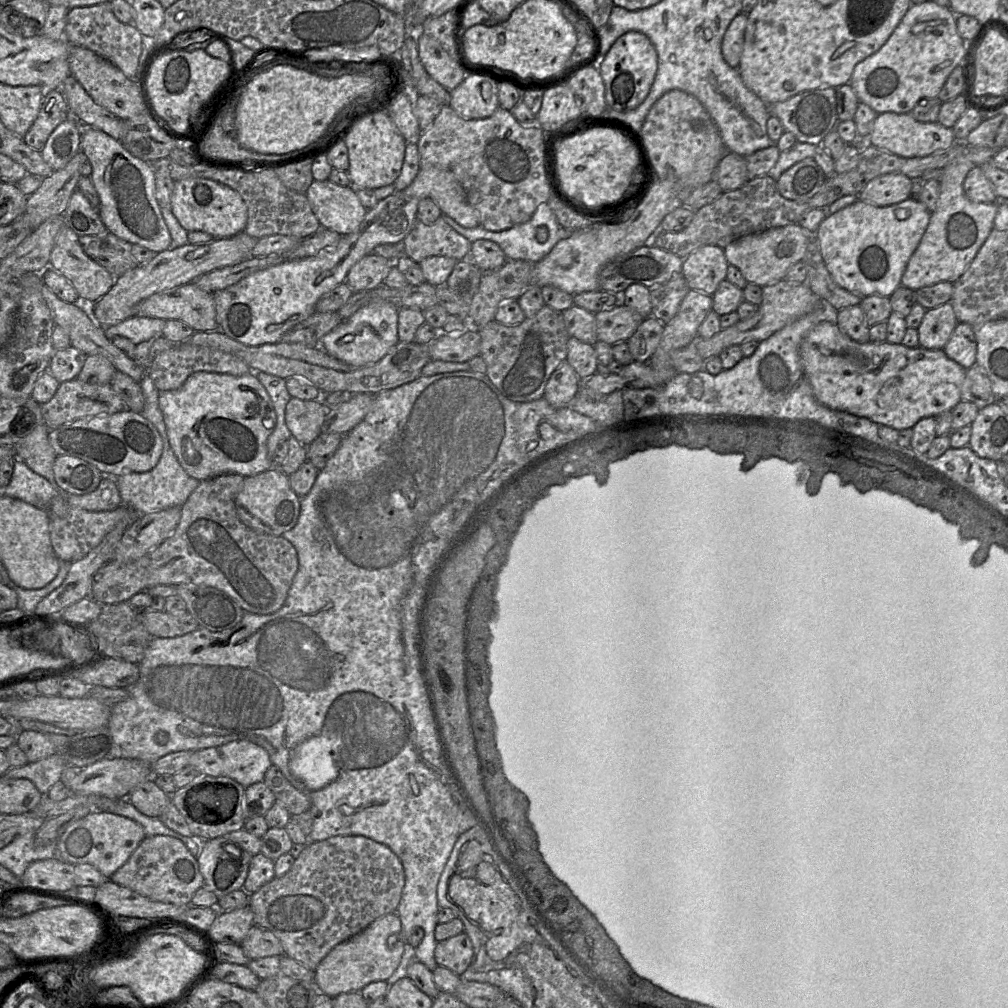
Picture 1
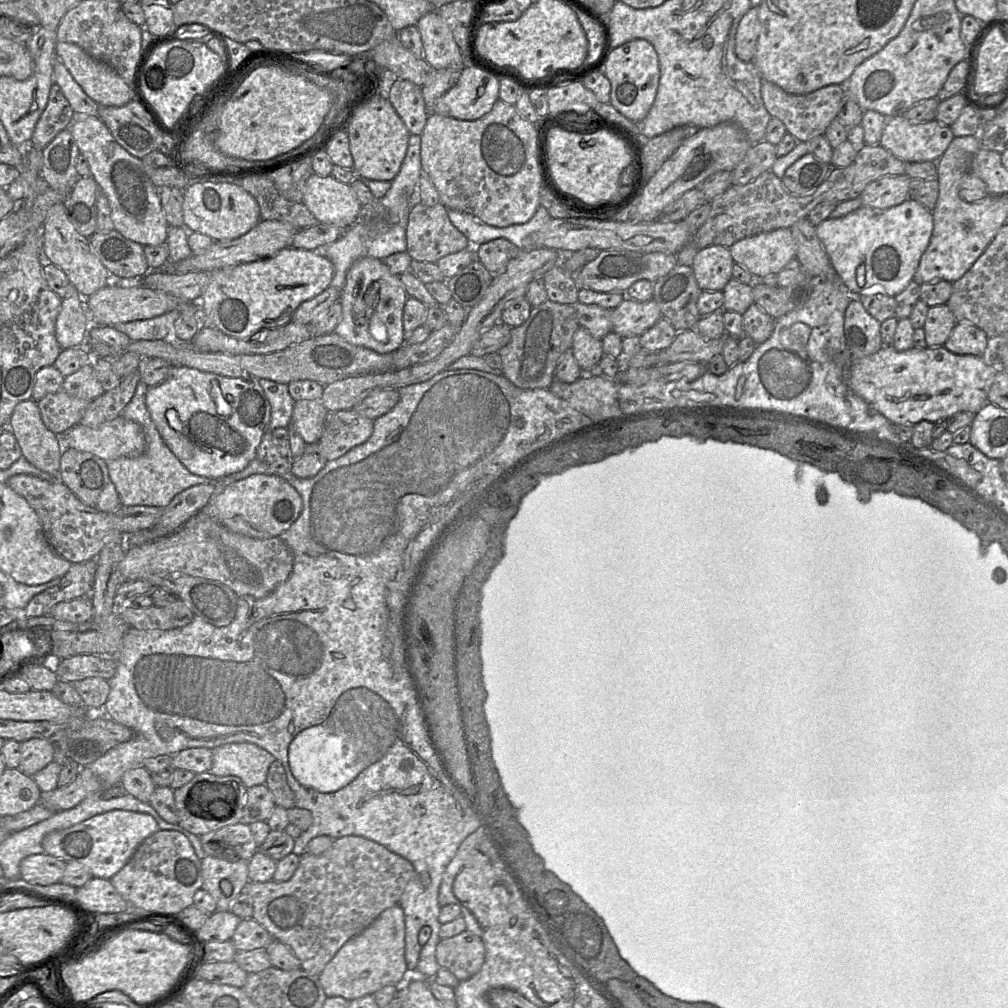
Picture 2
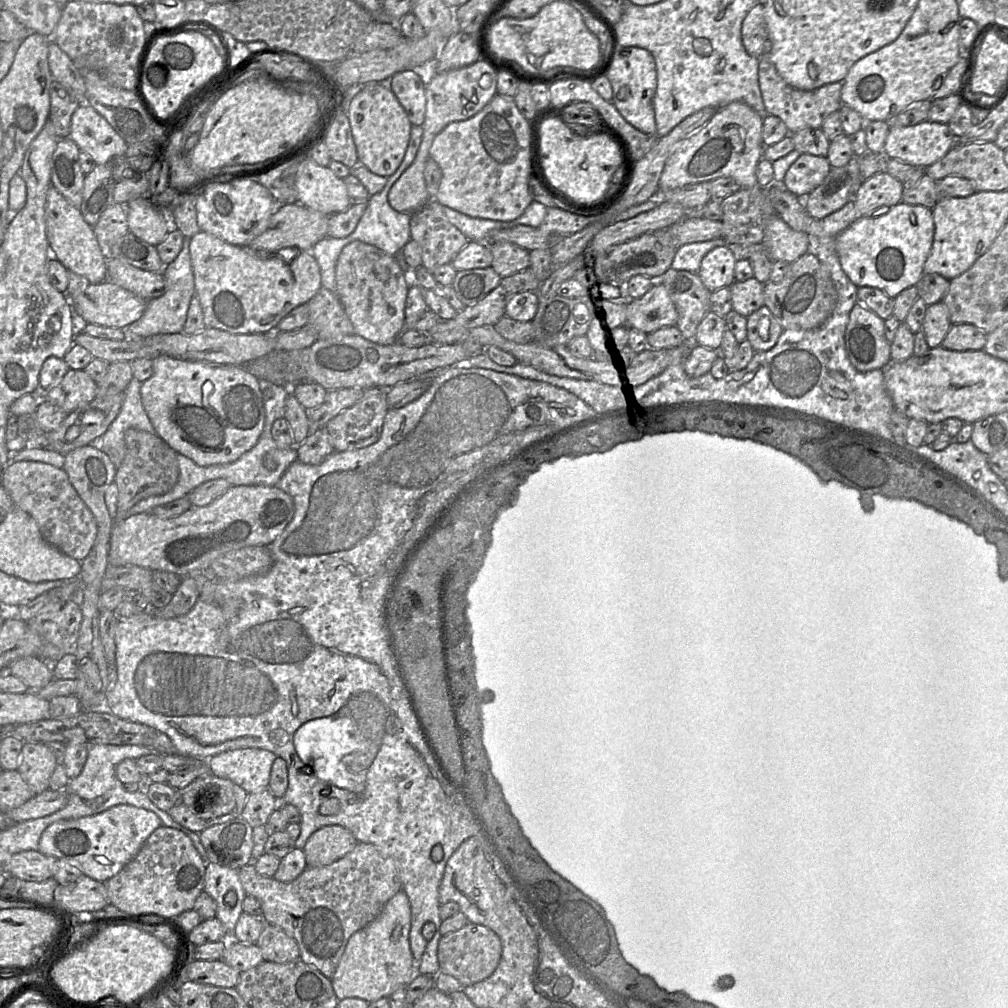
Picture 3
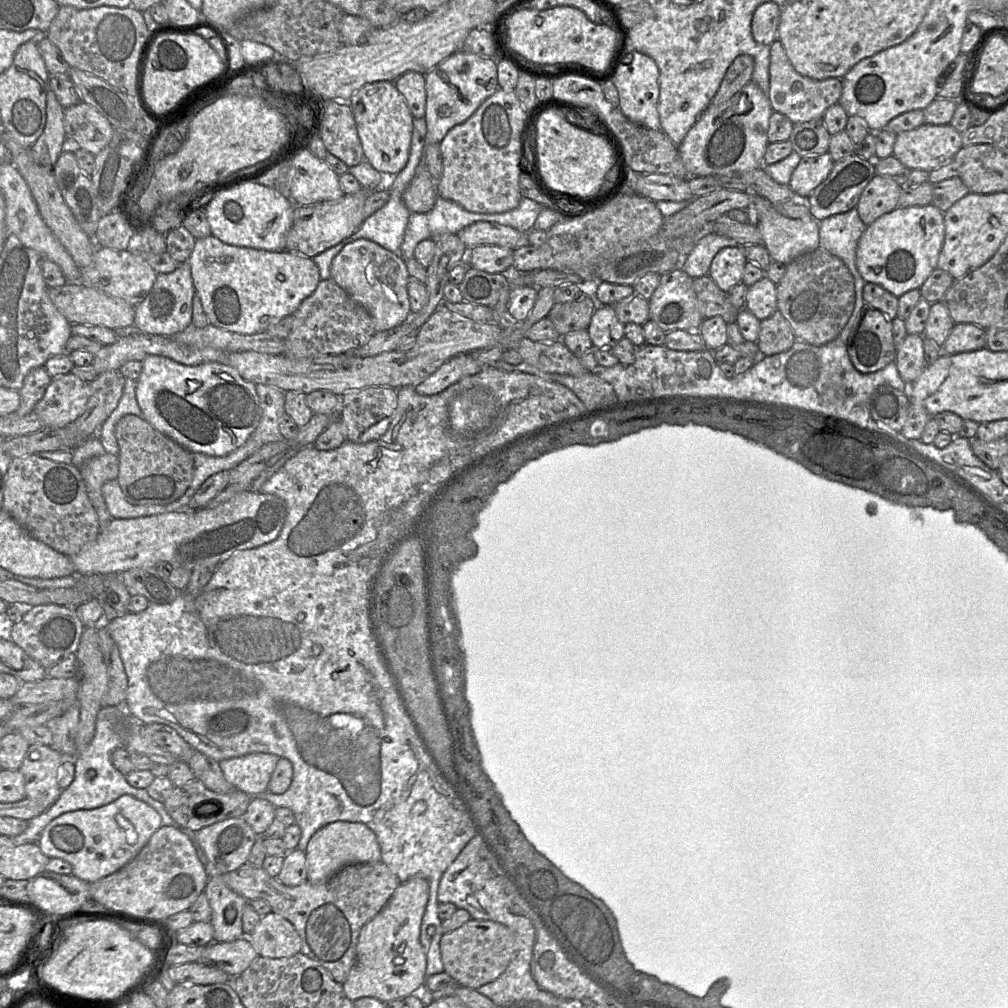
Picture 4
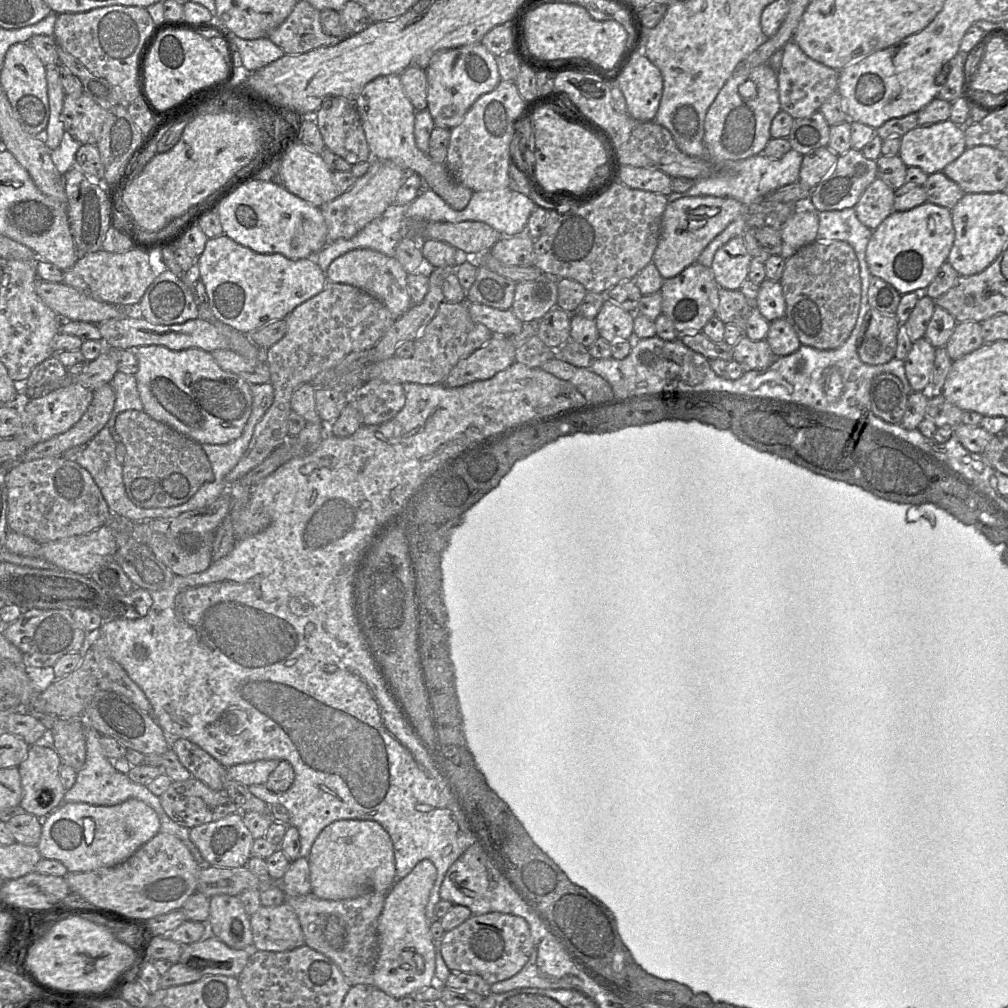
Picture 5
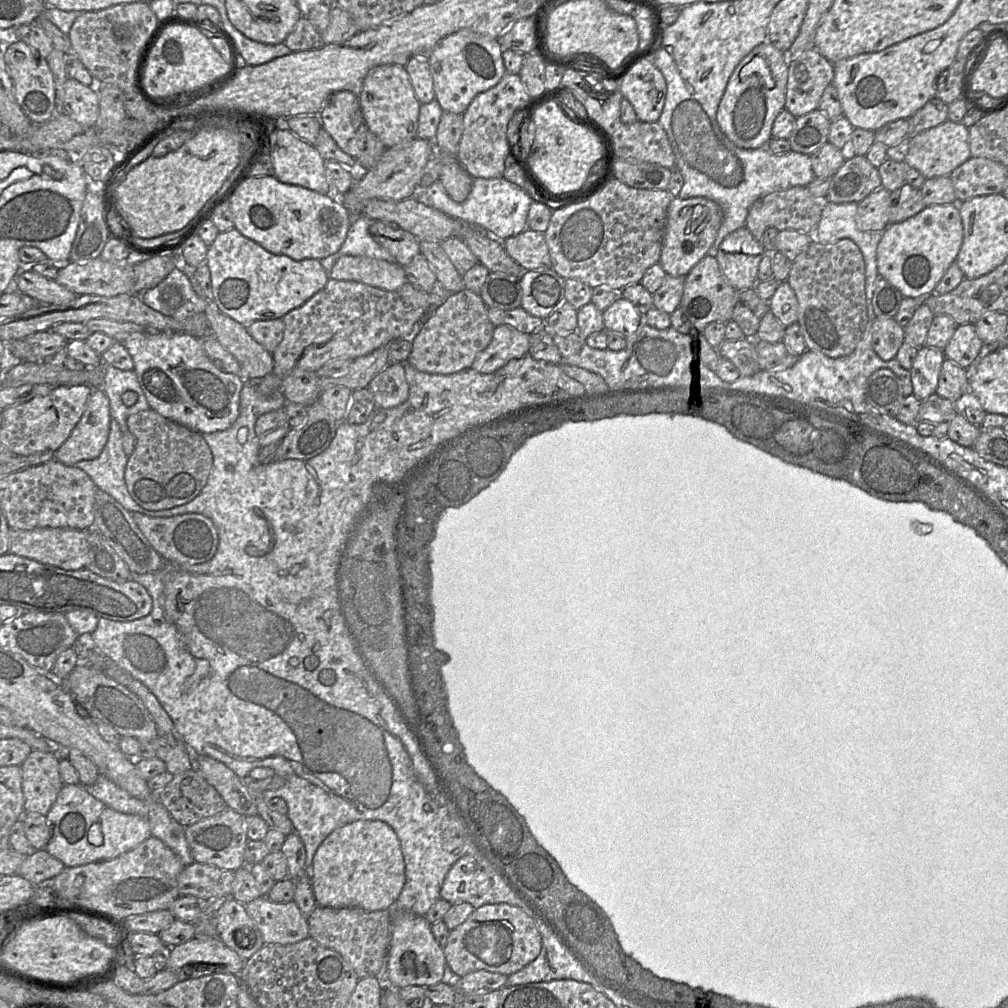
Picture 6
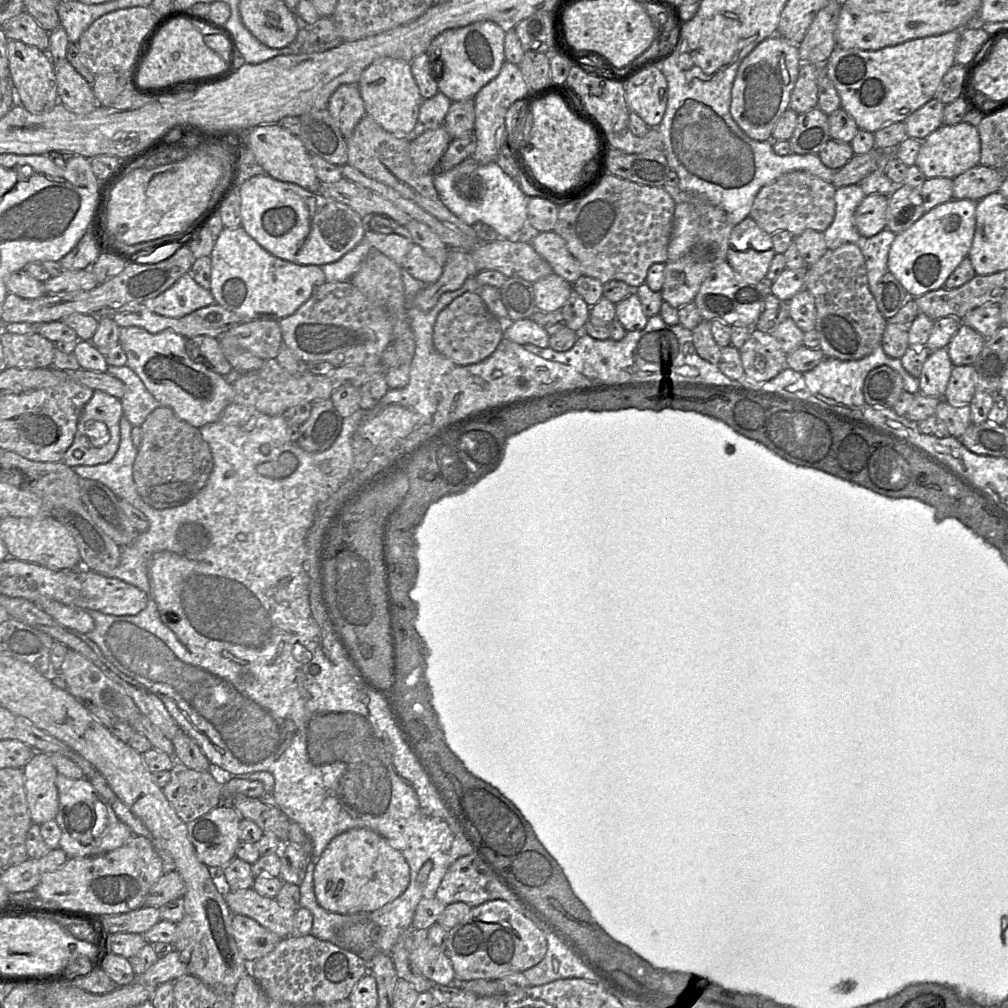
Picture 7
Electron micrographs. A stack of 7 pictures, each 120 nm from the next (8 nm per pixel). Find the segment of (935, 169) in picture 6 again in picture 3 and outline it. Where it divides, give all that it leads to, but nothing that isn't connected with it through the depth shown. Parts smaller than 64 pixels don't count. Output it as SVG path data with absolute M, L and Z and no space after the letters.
M924 120L913 126L891 126L884 153L889 158L926 169L956 144L957 137L948 124Z

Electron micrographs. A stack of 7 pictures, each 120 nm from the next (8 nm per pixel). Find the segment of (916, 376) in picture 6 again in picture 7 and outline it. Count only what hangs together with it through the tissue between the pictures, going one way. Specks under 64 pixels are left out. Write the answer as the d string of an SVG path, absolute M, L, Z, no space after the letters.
M946 348L930 352L918 377L919 392L925 396L943 399L952 368Z

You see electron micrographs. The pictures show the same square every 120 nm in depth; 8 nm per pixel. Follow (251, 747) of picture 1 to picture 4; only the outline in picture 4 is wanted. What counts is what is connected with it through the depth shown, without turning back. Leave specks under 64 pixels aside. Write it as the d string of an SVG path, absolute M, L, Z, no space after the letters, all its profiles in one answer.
M252 753L219 761L220 768L235 789L250 796L268 790L271 775L279 757L270 753Z

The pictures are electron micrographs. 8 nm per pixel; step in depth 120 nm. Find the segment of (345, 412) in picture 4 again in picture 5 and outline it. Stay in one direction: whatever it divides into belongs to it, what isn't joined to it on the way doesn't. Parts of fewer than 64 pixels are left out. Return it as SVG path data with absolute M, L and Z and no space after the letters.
M369 380L350 394L350 401L361 415L362 425L380 425L392 419L405 404L403 384Z

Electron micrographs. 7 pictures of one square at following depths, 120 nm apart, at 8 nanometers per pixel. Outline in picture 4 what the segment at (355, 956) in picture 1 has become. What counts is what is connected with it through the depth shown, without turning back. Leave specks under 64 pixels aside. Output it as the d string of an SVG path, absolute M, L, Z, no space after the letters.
M412 877L400 883L384 908L360 931L356 949L356 959L347 979L342 984L345 997L355 1001L371 997L387 1003L402 1000L424 990L427 957L420 943L420 927L429 898L429 883L423 877Z

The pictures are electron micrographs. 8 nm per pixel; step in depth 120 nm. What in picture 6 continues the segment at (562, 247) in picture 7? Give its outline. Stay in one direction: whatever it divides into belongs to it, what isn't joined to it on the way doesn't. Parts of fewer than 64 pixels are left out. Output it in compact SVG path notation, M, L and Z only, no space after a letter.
M525 229L502 241L507 254L524 270L552 268L552 260L544 233Z

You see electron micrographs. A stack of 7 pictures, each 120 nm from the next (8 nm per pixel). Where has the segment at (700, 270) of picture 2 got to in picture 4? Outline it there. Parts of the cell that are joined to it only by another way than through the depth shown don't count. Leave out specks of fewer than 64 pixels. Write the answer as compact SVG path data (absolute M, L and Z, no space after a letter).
M741 245L722 248L713 258L707 275L722 291L728 292L742 282L747 261Z

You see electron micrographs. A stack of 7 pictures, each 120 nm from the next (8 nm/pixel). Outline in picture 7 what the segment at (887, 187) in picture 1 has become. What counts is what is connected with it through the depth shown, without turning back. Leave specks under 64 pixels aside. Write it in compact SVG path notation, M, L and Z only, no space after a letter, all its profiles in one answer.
M870 194L863 198L854 215L854 225L862 236L871 237L886 228L887 205L886 195Z

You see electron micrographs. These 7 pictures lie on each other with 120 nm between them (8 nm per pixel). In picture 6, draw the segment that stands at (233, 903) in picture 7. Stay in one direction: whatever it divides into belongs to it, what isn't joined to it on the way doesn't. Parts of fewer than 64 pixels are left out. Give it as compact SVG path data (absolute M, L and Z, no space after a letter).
M260 896L243 904L255 922L264 944L293 944L309 937L307 919L294 901L275 903Z

